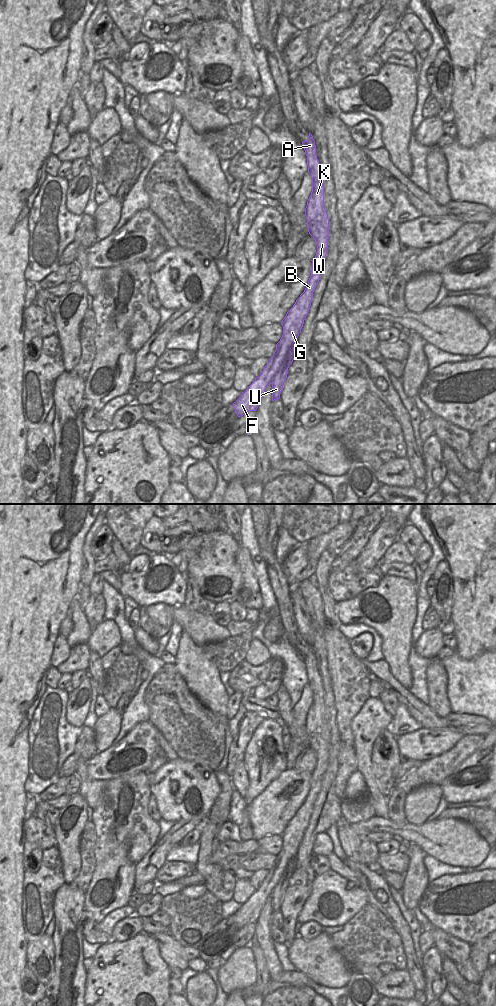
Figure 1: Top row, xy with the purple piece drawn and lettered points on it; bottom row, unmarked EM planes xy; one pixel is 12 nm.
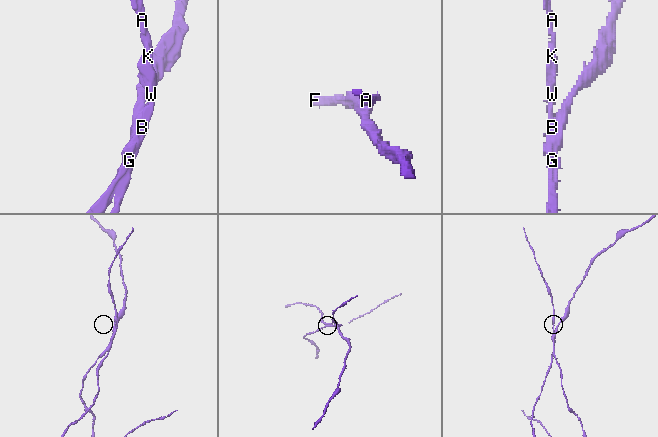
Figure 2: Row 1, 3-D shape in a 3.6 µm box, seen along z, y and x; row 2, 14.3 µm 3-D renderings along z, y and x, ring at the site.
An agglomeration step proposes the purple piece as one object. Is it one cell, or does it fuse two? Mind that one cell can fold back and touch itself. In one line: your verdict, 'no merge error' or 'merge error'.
merge error

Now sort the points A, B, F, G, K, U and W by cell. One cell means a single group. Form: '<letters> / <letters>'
A F K W / B G U

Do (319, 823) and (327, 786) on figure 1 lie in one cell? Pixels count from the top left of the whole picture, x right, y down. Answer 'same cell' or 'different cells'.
same cell

